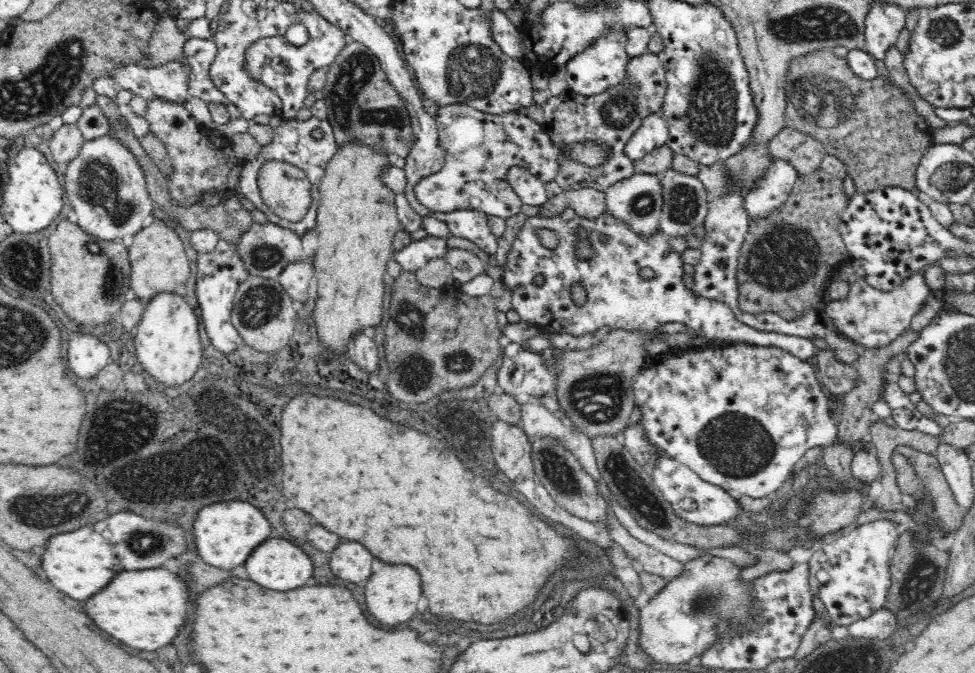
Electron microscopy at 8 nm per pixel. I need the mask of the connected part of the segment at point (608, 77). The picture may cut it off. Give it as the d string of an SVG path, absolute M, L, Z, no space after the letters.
M612 29L607 35L596 39L581 53L573 56L566 64L568 90L582 96L602 94L616 85L629 85L628 55L626 54L626 33Z

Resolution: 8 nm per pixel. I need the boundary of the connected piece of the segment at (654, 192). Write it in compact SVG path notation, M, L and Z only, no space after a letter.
M635 173L605 190L607 211L620 223L626 224L630 231L640 237L651 237L659 228L659 220L663 206L662 185L659 175Z

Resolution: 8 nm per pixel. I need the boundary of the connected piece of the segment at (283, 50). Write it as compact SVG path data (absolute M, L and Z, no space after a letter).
M316 11L299 12L298 18L308 31L308 41L304 45L292 45L285 38L271 42L265 38L258 38L244 52L244 70L253 82L262 83L280 96L283 102L281 110L284 119L295 118L298 110L304 106L304 100L308 96L307 84L314 72L331 65L338 52L350 41L344 31L330 24Z

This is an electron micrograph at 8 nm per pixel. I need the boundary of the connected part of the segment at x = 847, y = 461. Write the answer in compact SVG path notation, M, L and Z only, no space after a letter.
M910 327L904 331L896 340L883 348L863 347L861 349L856 366L856 384L852 390L839 397L841 402L843 402L844 412L838 416L838 436L836 436L836 442L824 446L822 454L830 474L838 482L848 482L852 478L851 464L857 442L870 442L871 440L870 424L877 421L875 415L872 413L871 407L875 404L874 402L878 402L881 399L880 392L883 388L884 366L893 358L901 358L904 352L910 347L910 344L918 339L918 331L914 331Z

